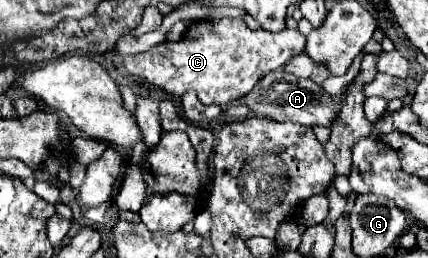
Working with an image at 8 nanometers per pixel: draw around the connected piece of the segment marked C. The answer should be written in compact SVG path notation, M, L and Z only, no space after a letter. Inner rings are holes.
M222 17L210 21L196 21L186 27L180 41L166 41L150 51L124 55L124 67L130 75L146 79L150 85L182 97L186 91L194 91L204 105L226 107L238 101L244 91L250 91L264 75L286 65L294 55L304 51L306 37L298 29L282 29L270 33L266 29L250 29L242 19Z

